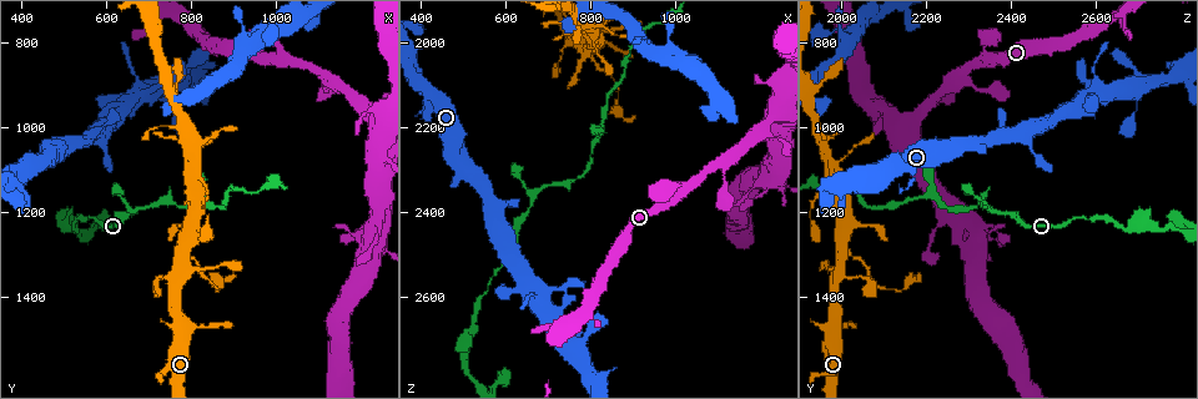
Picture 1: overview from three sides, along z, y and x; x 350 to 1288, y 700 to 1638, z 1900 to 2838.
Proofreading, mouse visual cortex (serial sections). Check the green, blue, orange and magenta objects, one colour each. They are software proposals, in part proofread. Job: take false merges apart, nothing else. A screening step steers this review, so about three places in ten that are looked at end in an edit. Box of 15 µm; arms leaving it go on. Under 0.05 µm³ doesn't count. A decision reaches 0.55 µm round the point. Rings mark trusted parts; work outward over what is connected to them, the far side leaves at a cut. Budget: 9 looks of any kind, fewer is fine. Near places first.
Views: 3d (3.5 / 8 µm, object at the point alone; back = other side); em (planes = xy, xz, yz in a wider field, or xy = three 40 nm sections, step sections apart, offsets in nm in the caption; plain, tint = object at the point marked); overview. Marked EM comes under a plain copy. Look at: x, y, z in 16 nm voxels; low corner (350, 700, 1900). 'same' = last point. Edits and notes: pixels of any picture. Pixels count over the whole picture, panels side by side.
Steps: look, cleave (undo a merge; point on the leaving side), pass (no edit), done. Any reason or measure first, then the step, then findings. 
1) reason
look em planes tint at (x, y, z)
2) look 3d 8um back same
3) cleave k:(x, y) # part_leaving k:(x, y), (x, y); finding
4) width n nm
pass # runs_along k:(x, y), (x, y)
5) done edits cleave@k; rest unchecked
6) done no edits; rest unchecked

narrows sharply
look 3d 8um at (665, 1195, 2355)

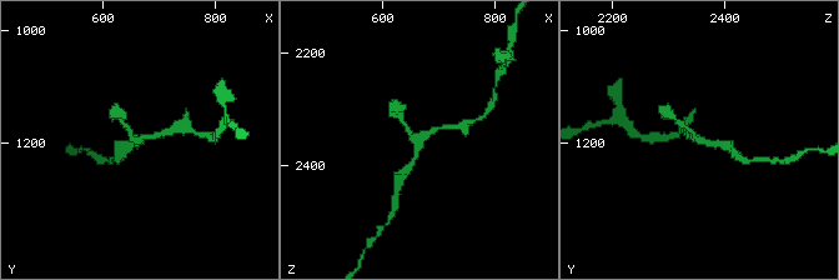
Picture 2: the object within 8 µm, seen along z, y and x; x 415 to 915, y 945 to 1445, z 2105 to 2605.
look 3d 3.5um at (665, 1195, 2360)

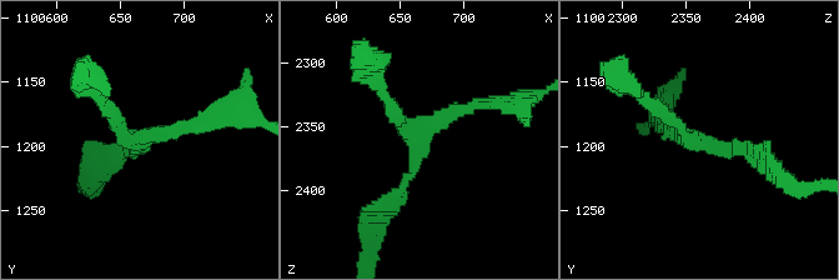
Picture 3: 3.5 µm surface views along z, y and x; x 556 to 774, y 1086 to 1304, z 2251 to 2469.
now the EM
look em xy step 2 tint at (664, 1198, 2358)

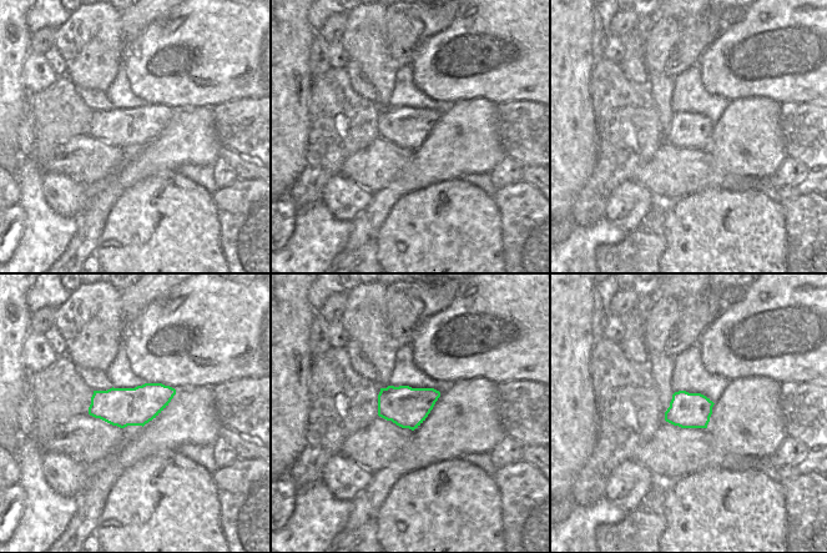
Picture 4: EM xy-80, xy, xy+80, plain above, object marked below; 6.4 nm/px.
arms 3
pass # runs_along 3:(382, 209), (413, 170), (417, 135), (486, 103); one cell here

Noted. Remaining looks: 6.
thin neck
look 3d 3.5um back at (770, 1180, 2315)

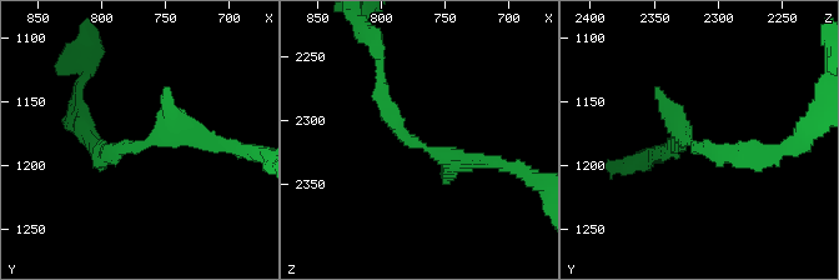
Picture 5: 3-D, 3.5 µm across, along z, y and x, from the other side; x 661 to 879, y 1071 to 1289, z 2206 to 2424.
look em xy step 1 tint at (768, 1186, 2320)

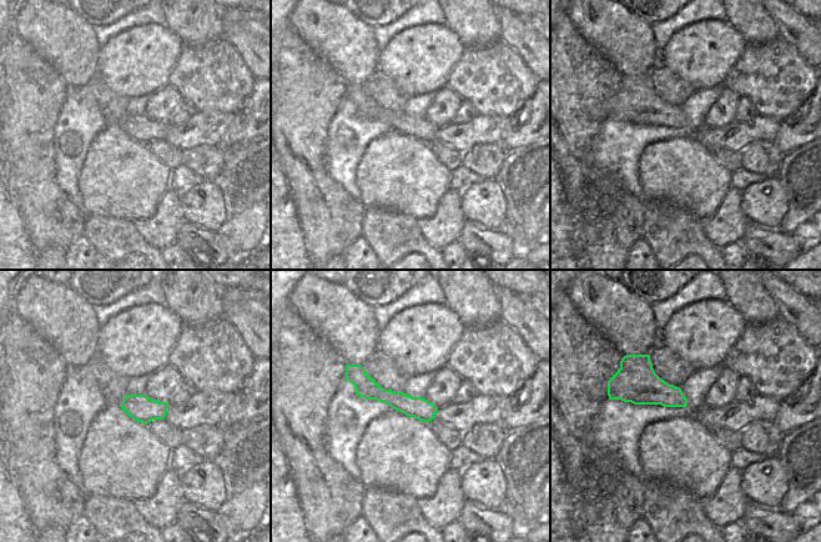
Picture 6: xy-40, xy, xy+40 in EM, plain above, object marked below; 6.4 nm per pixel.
pass # all the same cell

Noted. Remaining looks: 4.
three-way junction
look 3d 8um at (825, 1160, 2220)

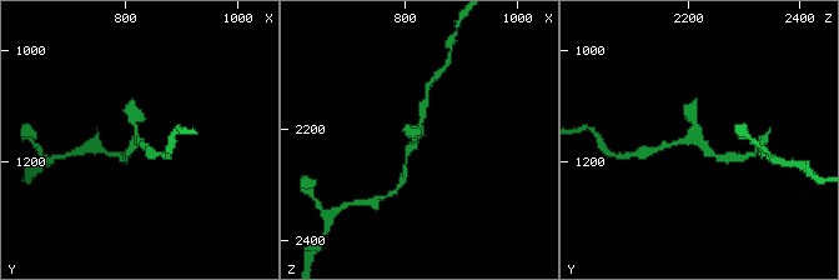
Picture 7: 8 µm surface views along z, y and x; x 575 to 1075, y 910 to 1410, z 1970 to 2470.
closer look
look 3d 3.5um at (825, 1165, 2215)

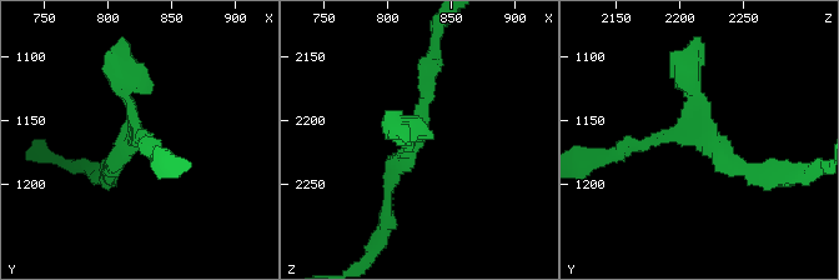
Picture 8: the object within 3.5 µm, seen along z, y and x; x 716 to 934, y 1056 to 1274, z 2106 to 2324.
arms 3; arm_widths 200, 200, 300 nm
look em xy step 3 tint at (824, 1164, 2216)

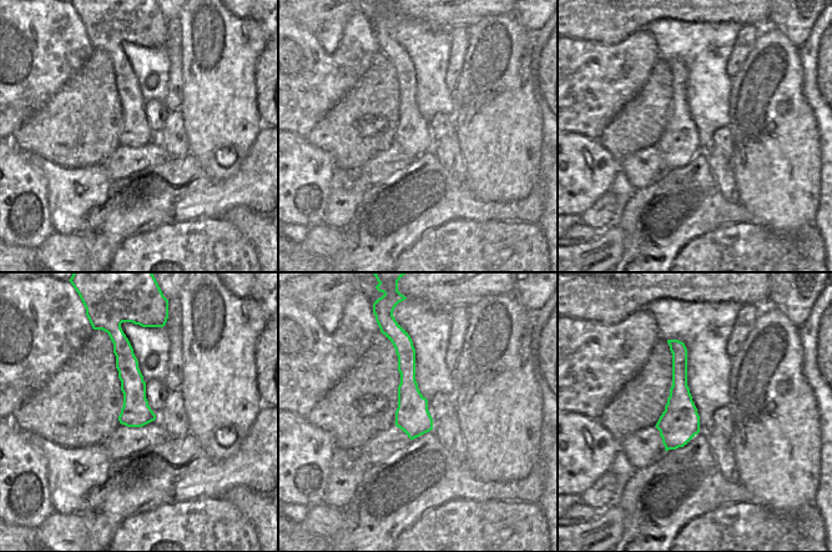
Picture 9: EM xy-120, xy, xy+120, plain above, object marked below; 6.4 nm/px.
pass # runs_along 8:(388, 199), (431, 64); one cell here

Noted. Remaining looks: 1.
done no edits; rest unchecked

